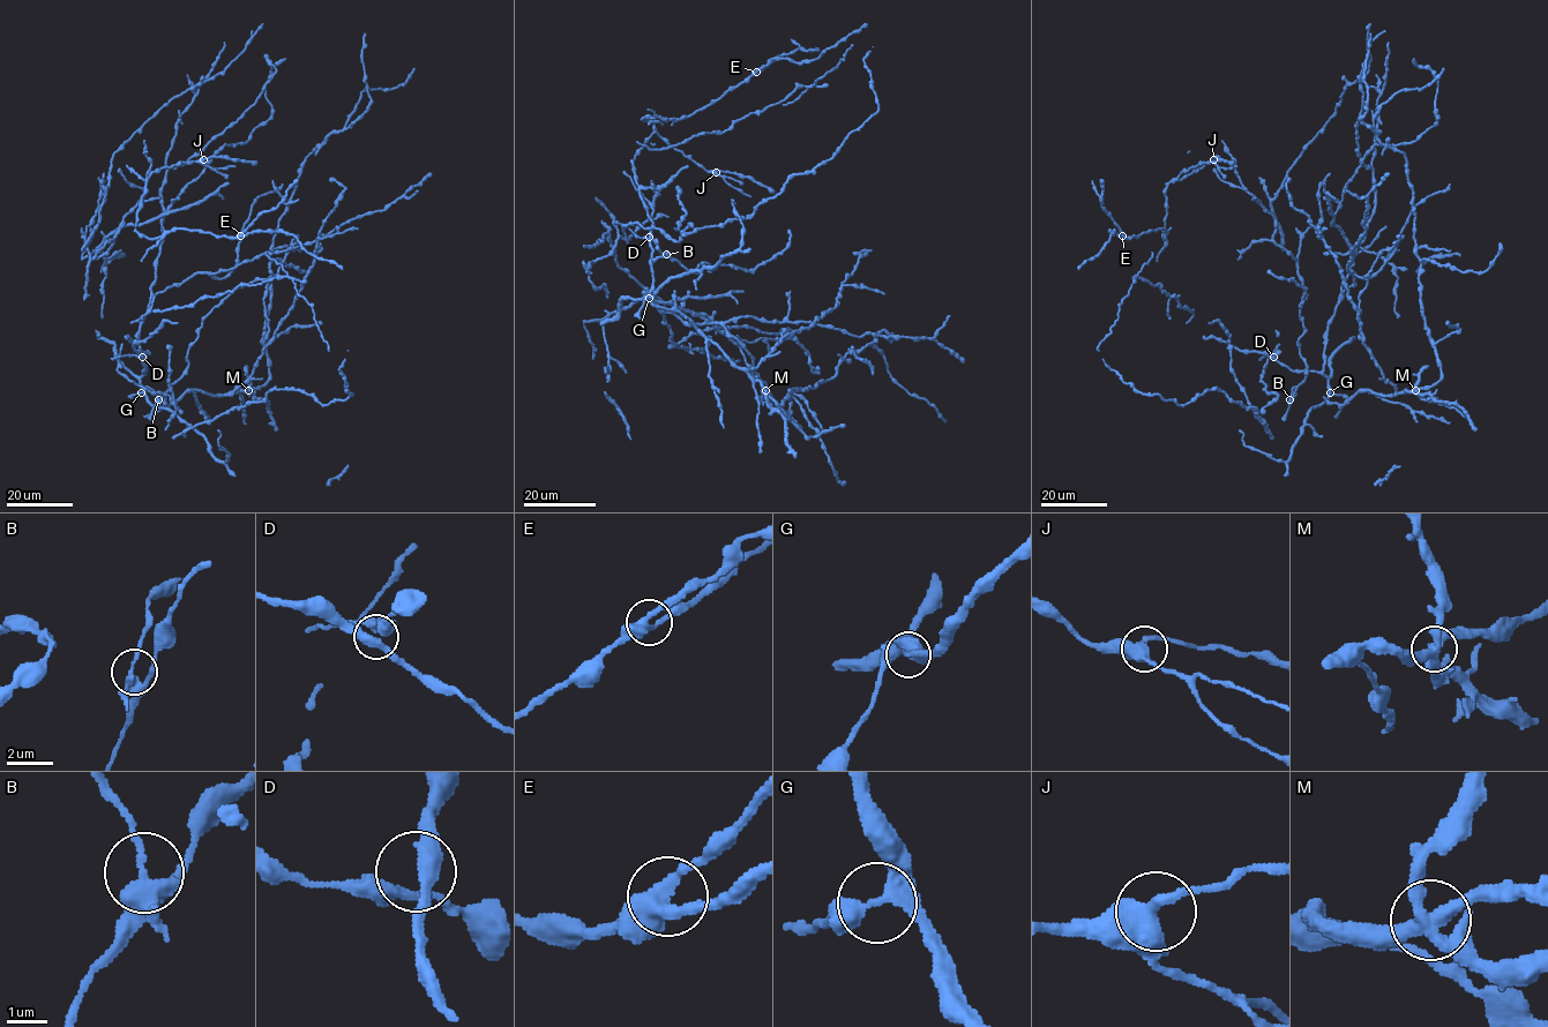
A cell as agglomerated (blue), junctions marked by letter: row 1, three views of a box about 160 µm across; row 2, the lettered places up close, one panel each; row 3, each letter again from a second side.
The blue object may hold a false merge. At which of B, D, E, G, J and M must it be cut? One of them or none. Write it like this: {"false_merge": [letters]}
{"false_merge": []}

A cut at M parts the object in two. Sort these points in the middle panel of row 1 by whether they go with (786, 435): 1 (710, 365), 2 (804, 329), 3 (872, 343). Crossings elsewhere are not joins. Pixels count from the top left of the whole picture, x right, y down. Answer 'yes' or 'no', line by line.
1: no
2: no
3: no

